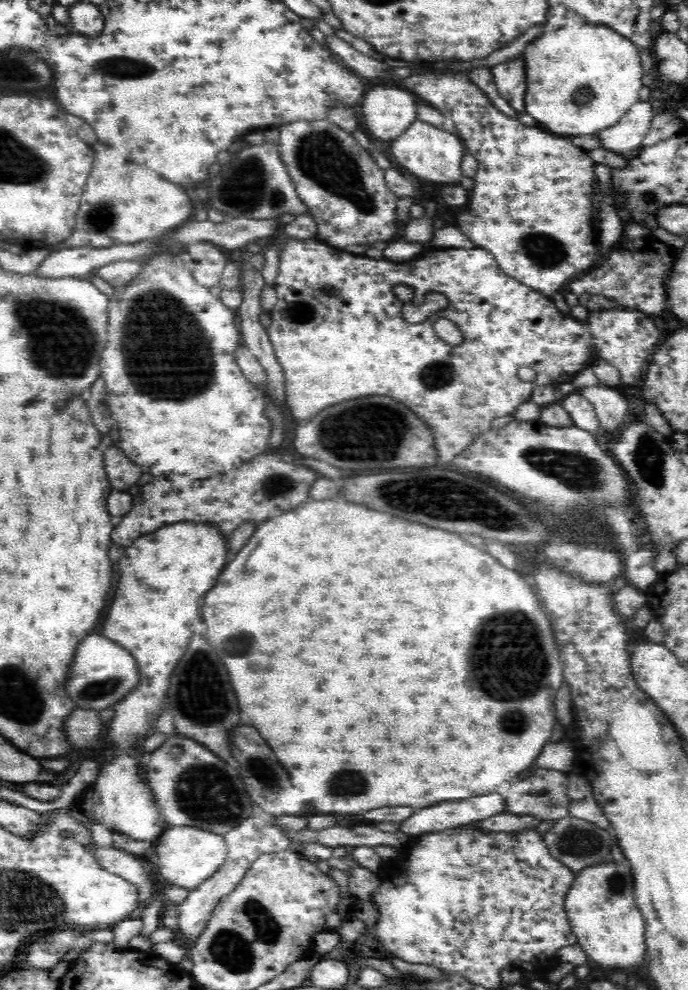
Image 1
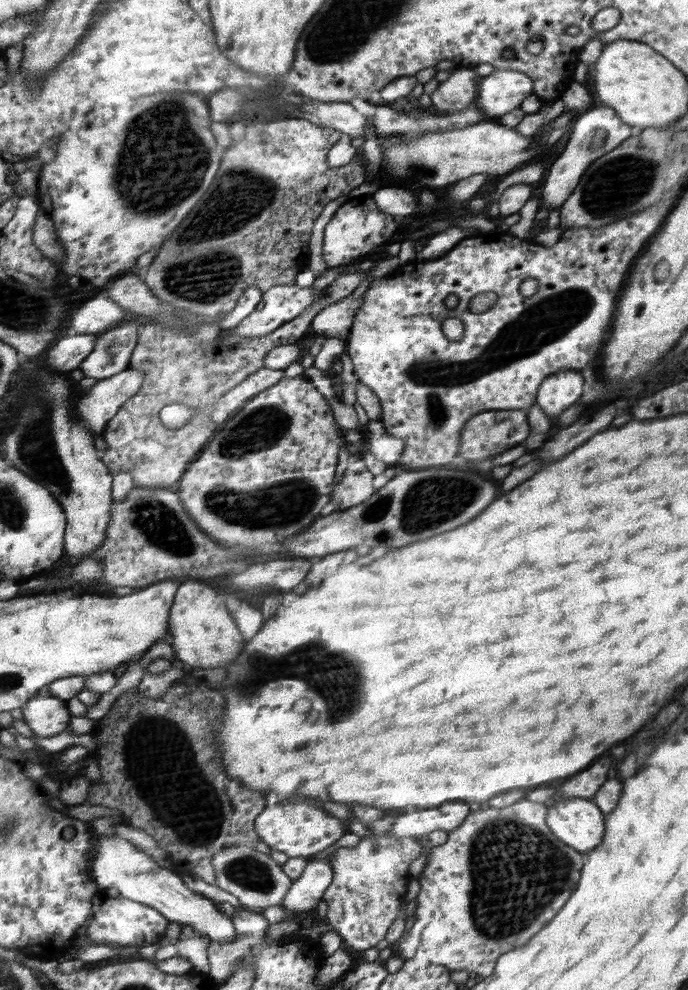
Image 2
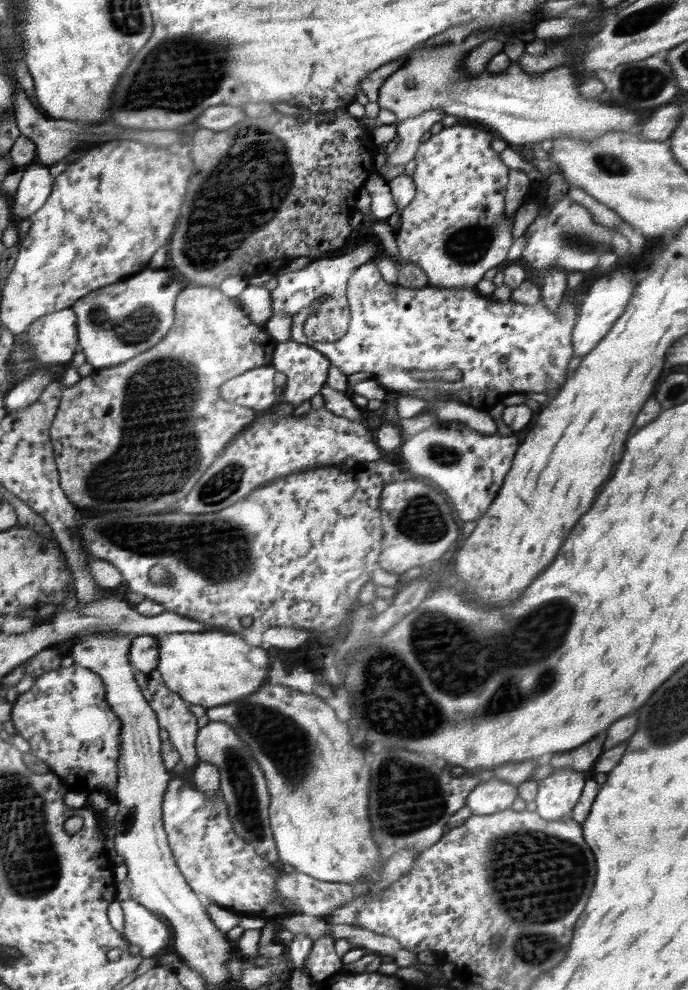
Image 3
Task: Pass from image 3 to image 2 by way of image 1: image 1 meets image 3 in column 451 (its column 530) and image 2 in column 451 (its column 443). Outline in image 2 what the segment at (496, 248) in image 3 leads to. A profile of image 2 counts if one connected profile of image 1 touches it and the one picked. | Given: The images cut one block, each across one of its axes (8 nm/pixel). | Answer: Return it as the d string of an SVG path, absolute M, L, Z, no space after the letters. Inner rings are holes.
M455 68L446 82L440 82L430 94L432 109L439 113L463 111L476 98L478 78L470 68Z

